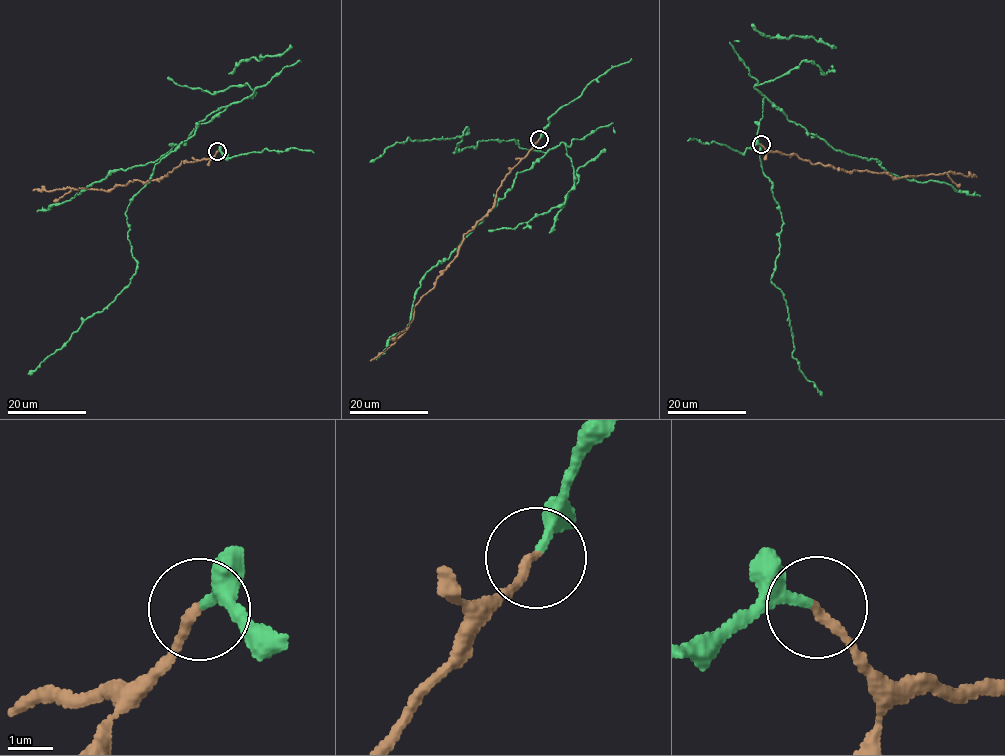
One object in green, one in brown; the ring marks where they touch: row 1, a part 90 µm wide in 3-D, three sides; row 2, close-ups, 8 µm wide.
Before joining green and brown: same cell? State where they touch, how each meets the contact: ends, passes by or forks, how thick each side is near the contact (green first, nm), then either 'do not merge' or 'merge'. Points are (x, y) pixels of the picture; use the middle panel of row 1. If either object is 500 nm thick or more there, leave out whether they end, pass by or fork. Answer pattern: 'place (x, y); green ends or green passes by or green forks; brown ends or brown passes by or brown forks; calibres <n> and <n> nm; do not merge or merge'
place (539, 139); green ends; brown ends; calibres 220 and 200 nm; merge

